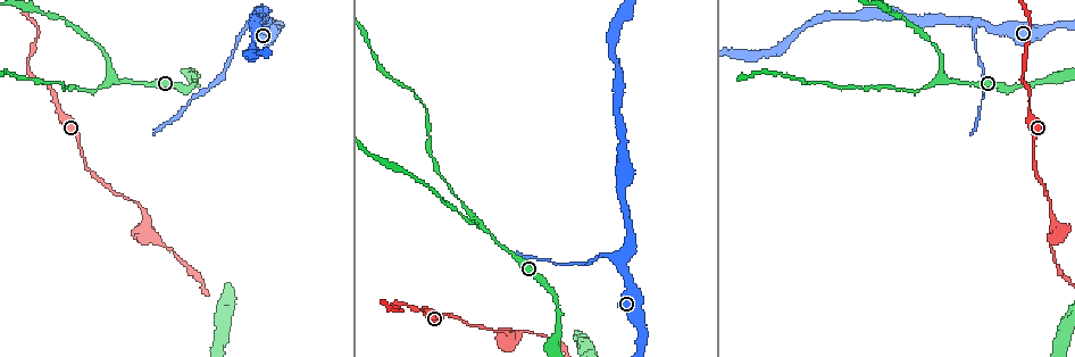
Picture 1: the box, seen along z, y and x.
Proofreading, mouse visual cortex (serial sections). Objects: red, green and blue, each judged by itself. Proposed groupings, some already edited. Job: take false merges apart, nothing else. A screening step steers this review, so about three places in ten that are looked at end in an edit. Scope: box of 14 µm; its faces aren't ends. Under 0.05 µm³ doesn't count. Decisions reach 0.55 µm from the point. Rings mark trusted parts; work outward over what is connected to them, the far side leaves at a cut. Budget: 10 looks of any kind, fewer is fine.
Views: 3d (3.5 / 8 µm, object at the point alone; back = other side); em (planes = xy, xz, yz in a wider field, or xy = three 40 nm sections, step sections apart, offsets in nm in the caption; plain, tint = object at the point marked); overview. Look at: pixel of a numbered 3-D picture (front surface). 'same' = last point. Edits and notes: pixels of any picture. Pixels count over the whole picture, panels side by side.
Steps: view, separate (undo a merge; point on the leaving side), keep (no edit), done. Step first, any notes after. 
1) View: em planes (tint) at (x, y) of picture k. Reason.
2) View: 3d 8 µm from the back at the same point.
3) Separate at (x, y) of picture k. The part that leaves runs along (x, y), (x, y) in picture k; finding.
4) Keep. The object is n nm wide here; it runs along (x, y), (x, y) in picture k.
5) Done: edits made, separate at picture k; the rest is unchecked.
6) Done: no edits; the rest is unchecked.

View: 3d 3.5 µm at (1057, 230) of picture 1. Calibre changes.

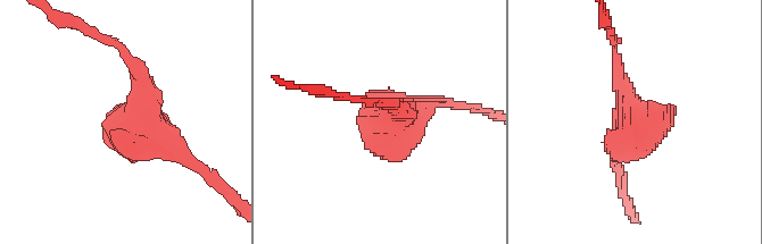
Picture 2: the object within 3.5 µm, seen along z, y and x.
View: em xy step 1 (tint) at (632, 119) of picture 2.

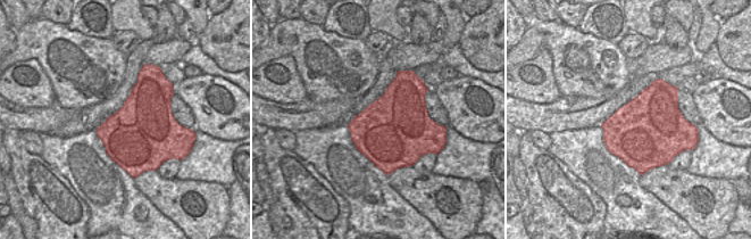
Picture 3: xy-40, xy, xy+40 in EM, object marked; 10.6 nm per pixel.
View: em planes (tint) at the same point. Another direction.

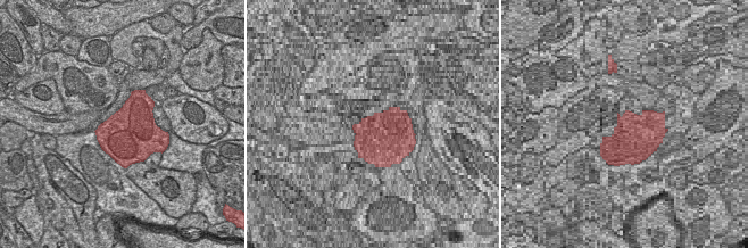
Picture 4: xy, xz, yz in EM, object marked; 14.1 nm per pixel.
Keep. It runs along (121, 53), (146, 120), (201, 169) in picture 2; all the same cell.

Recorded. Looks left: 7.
View: 3d 3.5 µm at (480, 223) of picture 1. Three arms meet.

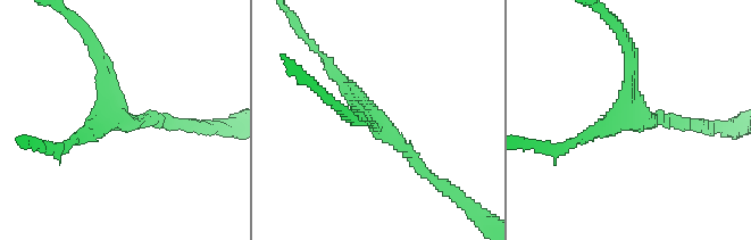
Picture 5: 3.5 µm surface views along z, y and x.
View: em xy step 2 (tint) at (374, 116) of picture 5. 3 arms meet here; the arms are 150, 200, 200 nm wide.

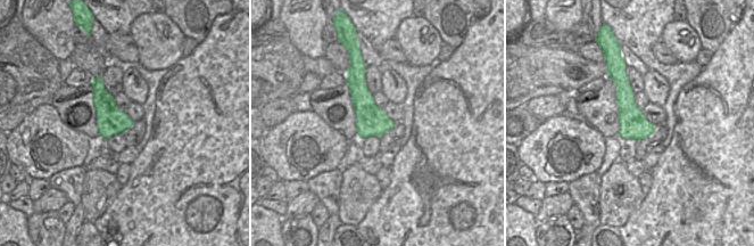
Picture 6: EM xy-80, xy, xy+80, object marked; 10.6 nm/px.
Keep. The object is 320 nm wide here; it runs along (426, 174), (328, 64) in picture 5; continuous, no second cell.

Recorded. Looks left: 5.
View: 3d 3.5 µm at (57, 104) of picture 1. Narrows sharply.

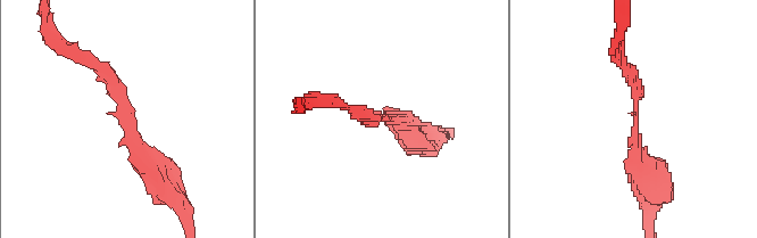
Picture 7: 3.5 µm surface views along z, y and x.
View: em planes (tint) at (378, 117) of picture 7. Need the tissue.

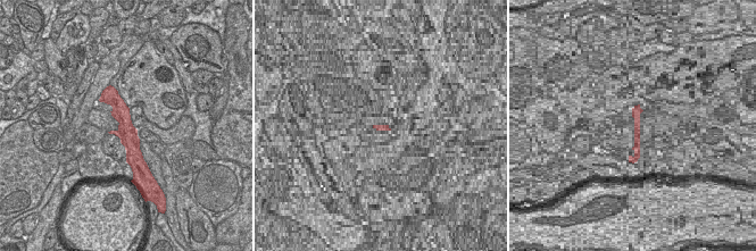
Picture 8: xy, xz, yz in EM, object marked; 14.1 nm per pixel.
Keep. The arms are 200, 300 nm wide; it runs along (113, 93), (125, 122), (134, 161) in picture 8; continuous, no second cell.

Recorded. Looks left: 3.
View: 3d 8 µm at (981, 25) of picture 1. Sharp bend.

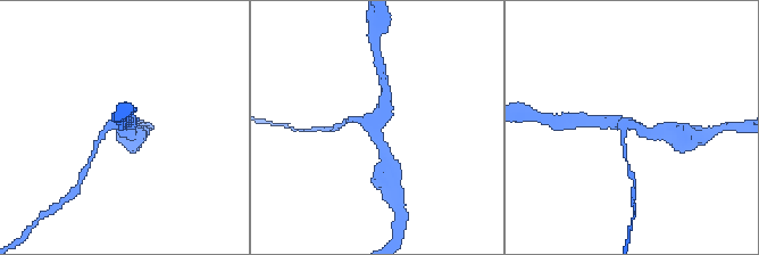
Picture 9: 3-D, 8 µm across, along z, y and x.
View: 3d 3.5 µm at (381, 122) of picture 9.

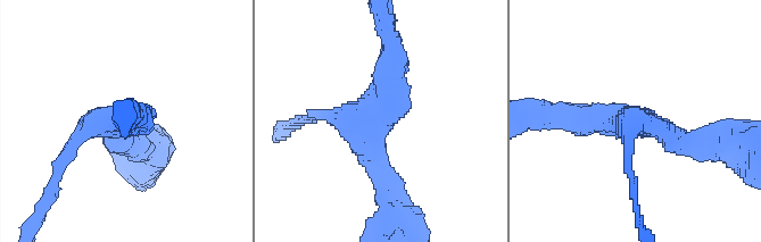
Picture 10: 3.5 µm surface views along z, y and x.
View: em xy step 1 (tint) at (641, 125) of picture 10. 3 arms meet here; the arms are 150, 350, 400 nm wide; need the tissue.

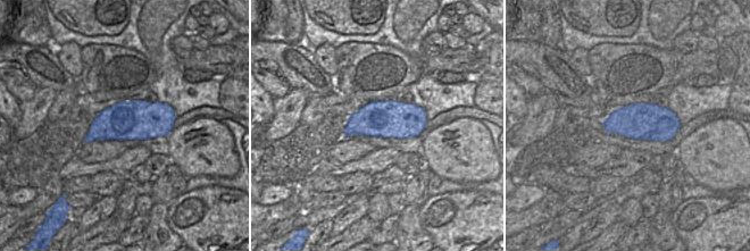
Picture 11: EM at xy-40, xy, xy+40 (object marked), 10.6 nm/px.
Keep. It runs along (706, 144), (651, 124), (569, 117) in picture 10; all the same cell.

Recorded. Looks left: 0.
Done: no edits; the rest is unchecked.

